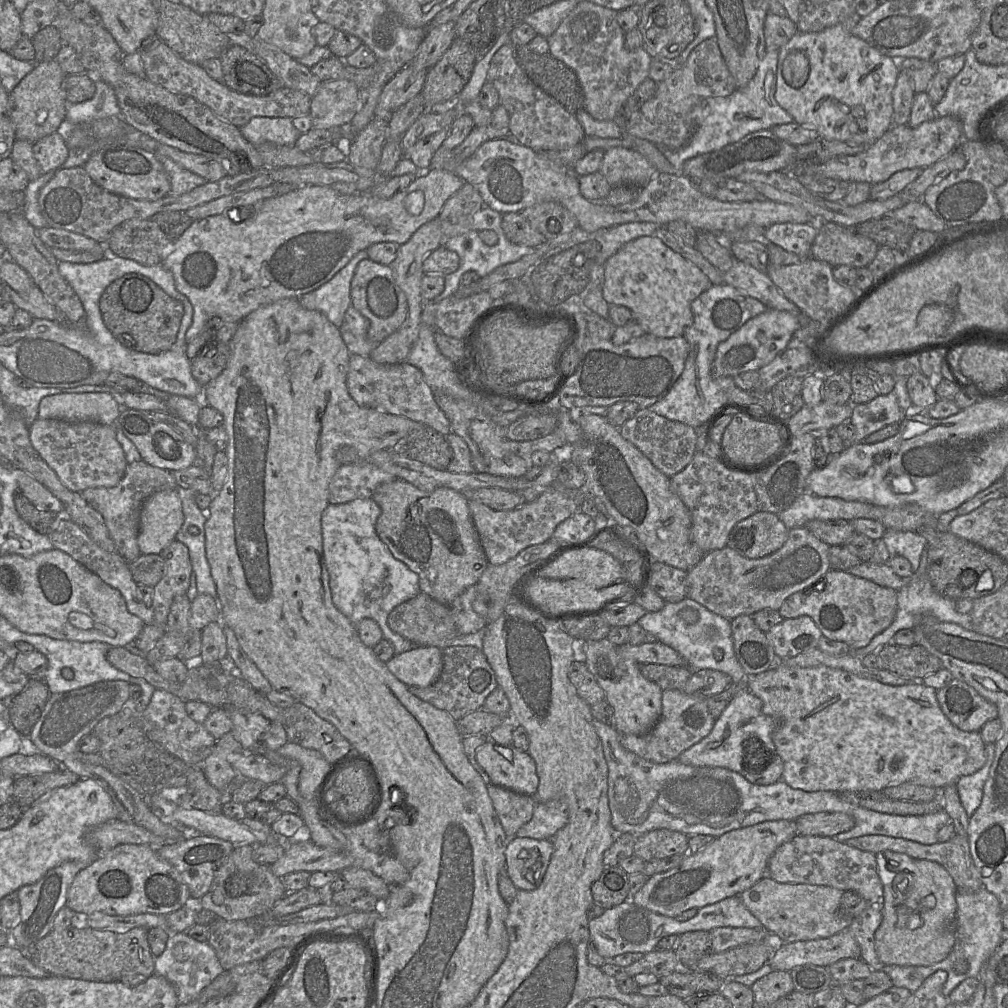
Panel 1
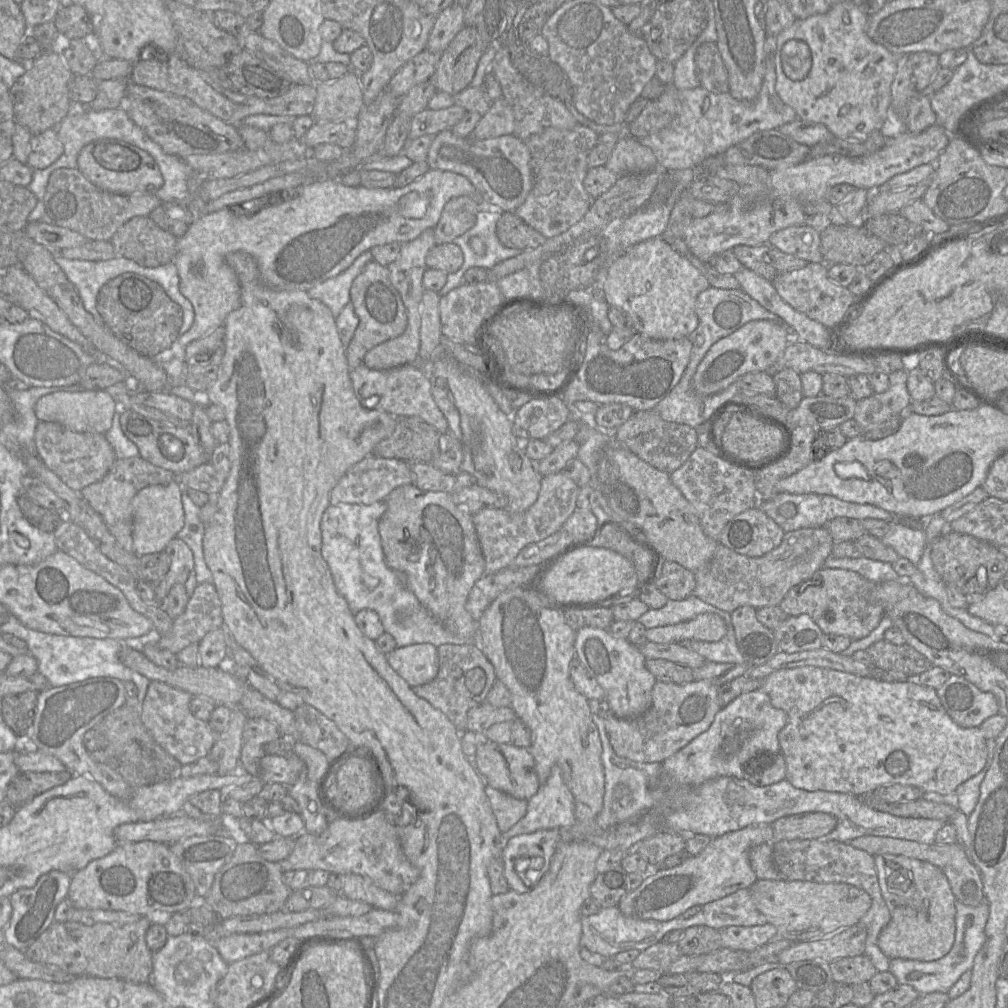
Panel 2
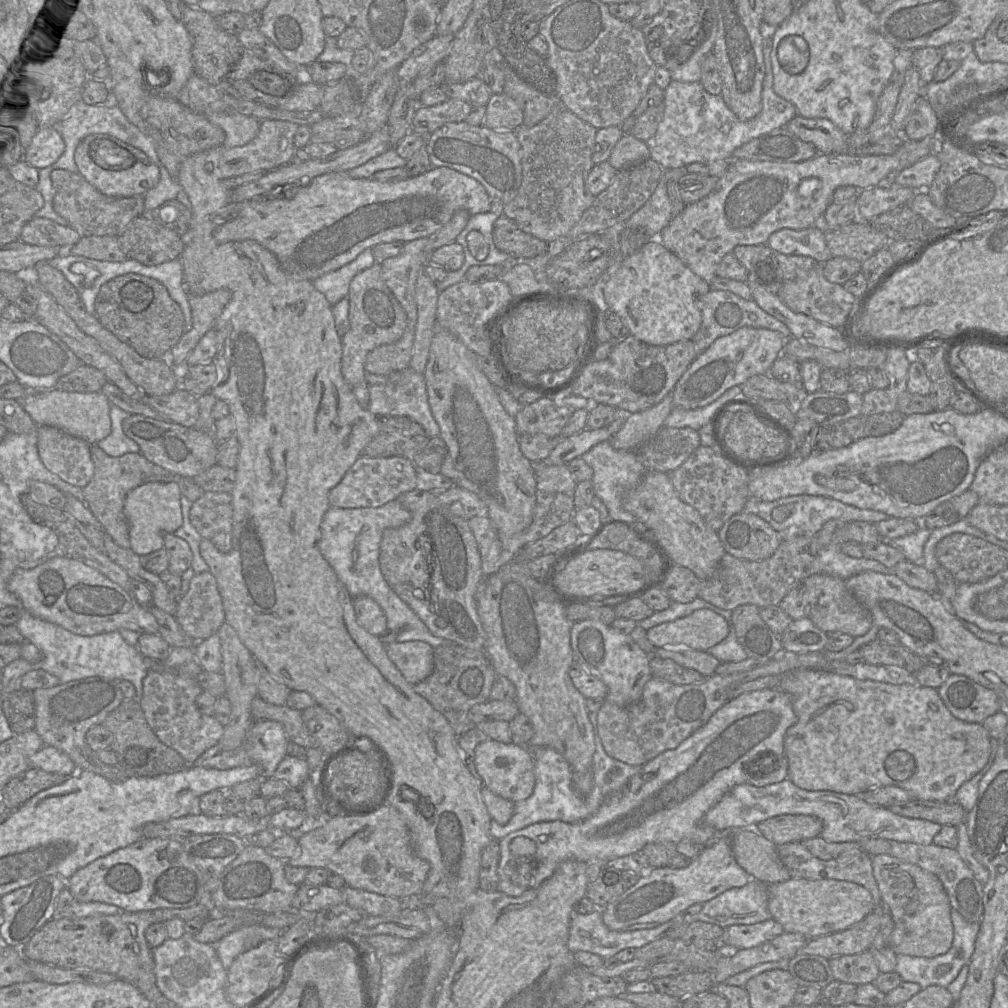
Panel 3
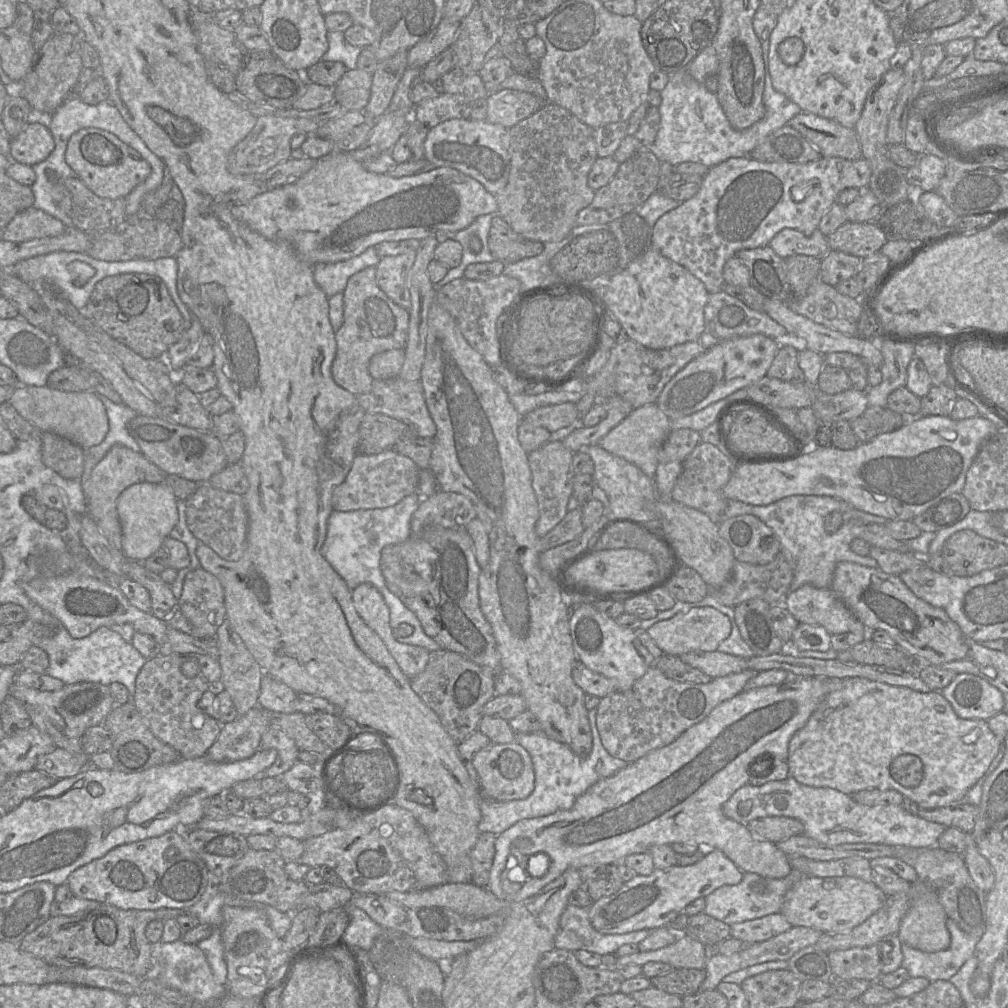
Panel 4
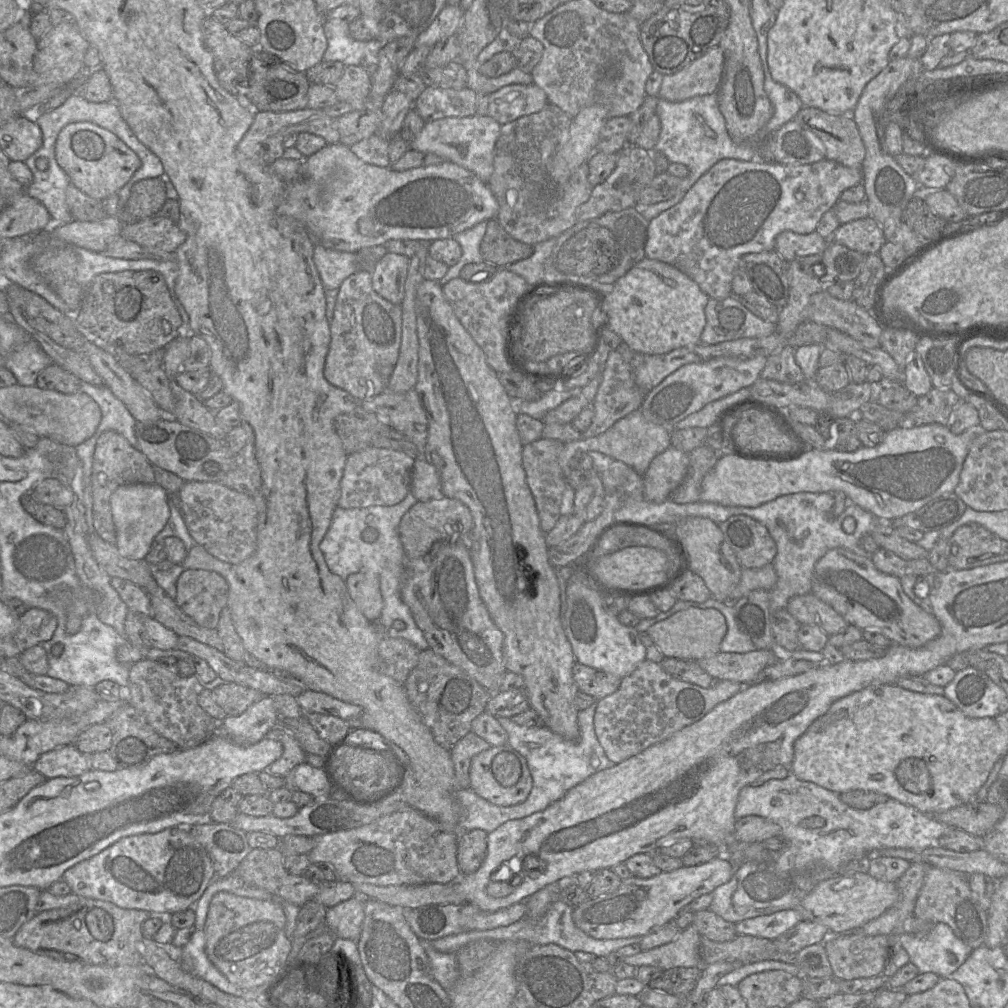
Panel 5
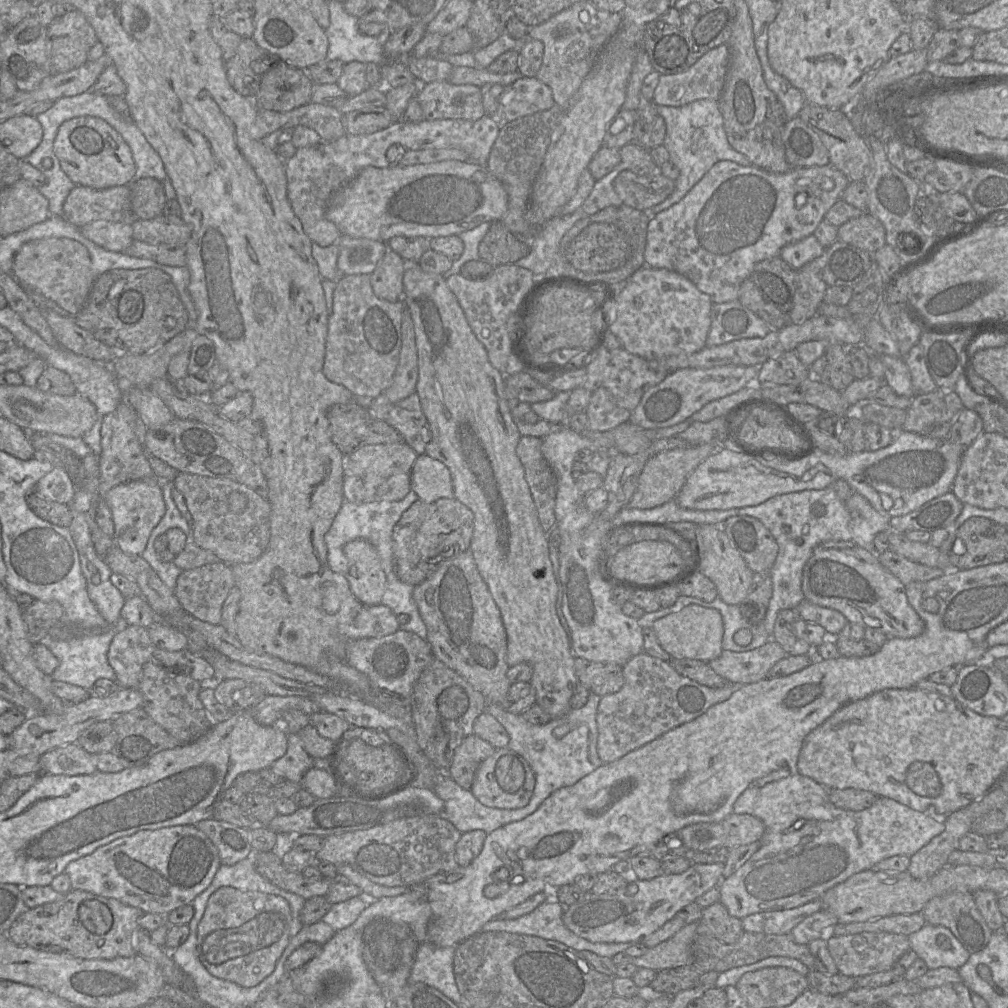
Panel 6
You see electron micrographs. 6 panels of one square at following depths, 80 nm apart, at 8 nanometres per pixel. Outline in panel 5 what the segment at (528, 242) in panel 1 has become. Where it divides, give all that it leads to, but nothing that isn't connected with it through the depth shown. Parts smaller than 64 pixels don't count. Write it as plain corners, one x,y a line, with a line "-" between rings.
496,218
488,220
487,223
486,232
480,243
480,253
484,263
505,267
533,254
533,245
511,237

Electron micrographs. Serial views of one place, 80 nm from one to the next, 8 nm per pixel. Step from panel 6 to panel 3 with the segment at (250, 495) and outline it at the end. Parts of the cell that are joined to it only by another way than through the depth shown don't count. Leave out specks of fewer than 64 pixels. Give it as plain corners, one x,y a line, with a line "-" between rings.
205,491
192,503
189,518
202,538
211,541
222,553
232,546
232,496
228,492

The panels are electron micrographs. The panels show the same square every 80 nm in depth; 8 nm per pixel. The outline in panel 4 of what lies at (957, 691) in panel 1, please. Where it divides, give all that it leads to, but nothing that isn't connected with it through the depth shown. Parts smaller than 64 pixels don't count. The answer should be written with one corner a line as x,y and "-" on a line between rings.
970,673
956,674
951,683
940,692
952,705
955,713
964,719
988,720
1003,711
1005,706
1003,693
997,687

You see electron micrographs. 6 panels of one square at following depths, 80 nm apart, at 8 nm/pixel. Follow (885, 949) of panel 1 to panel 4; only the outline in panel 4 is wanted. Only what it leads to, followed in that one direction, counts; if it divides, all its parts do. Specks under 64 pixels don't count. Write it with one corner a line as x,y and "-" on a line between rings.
920,880
918,885
903,887
903,893
909,896
910,907
897,933
901,943
927,953
948,949
951,943
950,933
946,926
948,917
936,893

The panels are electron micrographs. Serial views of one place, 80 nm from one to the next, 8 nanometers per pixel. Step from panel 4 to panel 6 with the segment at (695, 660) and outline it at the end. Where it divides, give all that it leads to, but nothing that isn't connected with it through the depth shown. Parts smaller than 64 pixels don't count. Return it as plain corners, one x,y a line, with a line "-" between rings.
772,638
764,645
746,652
722,651
709,666
728,684
742,686
765,679
769,670
786,656

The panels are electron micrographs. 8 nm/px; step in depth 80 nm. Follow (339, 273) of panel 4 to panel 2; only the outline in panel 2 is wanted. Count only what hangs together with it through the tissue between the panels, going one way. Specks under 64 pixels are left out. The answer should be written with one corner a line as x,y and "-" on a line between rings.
370,250
363,252
346,270
310,288
308,295
324,303
336,318
350,302
352,282
372,260
374,259

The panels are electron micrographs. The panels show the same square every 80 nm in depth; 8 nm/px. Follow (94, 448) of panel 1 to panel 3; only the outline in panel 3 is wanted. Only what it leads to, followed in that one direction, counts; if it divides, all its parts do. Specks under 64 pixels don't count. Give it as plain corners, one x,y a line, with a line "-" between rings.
39,425
37,433
39,457
47,469
69,484
85,487
94,475
92,445
53,426

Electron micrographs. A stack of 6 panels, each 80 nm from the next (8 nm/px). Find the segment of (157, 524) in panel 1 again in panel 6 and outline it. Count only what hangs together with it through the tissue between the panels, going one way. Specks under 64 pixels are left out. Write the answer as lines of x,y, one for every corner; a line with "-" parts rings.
154,479
125,482
110,489
105,498
114,523
115,546
127,555
141,555
152,530
165,514
160,484

